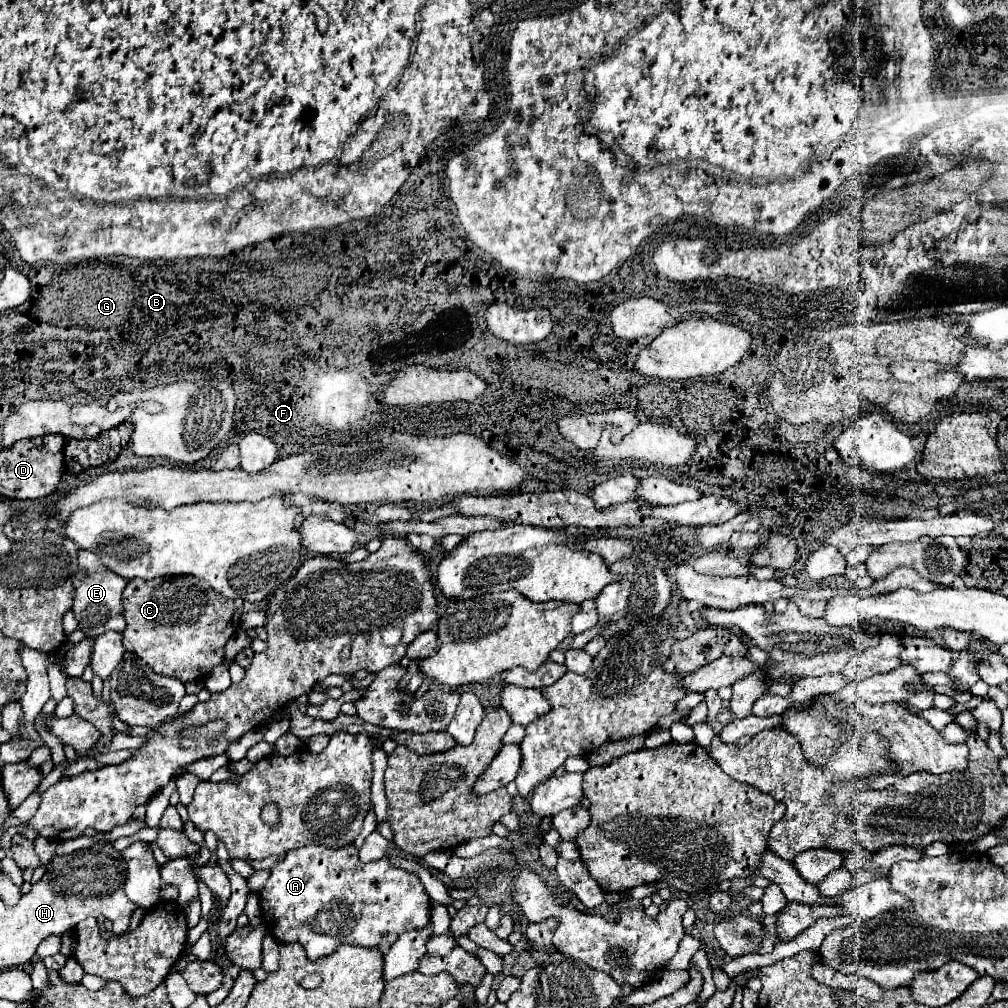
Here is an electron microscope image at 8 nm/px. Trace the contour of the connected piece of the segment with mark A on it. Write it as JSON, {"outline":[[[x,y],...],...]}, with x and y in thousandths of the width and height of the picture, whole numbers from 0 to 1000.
{"outline":[[[345,837],[341,841],[304,839],[284,845],[284,853],[270,859],[270,867],[258,885],[260,917],[278,935],[298,935],[306,952],[313,952],[329,946],[333,938],[353,937],[361,940],[375,938],[379,946],[395,933],[399,925],[417,923],[427,913],[427,889],[421,883],[415,867],[391,859],[385,851],[361,857],[355,851],[355,843]]]}

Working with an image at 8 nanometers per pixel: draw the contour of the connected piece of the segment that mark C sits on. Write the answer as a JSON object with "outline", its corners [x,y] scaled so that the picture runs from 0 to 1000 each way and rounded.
{"outline":[[[163,571],[163,573],[131,573],[123,585],[123,641],[137,653],[145,655],[149,663],[163,671],[173,671],[181,677],[204,673],[212,661],[222,657],[222,641],[226,633],[238,623],[240,593],[228,595],[210,585],[204,575],[194,575],[192,571]]]}

